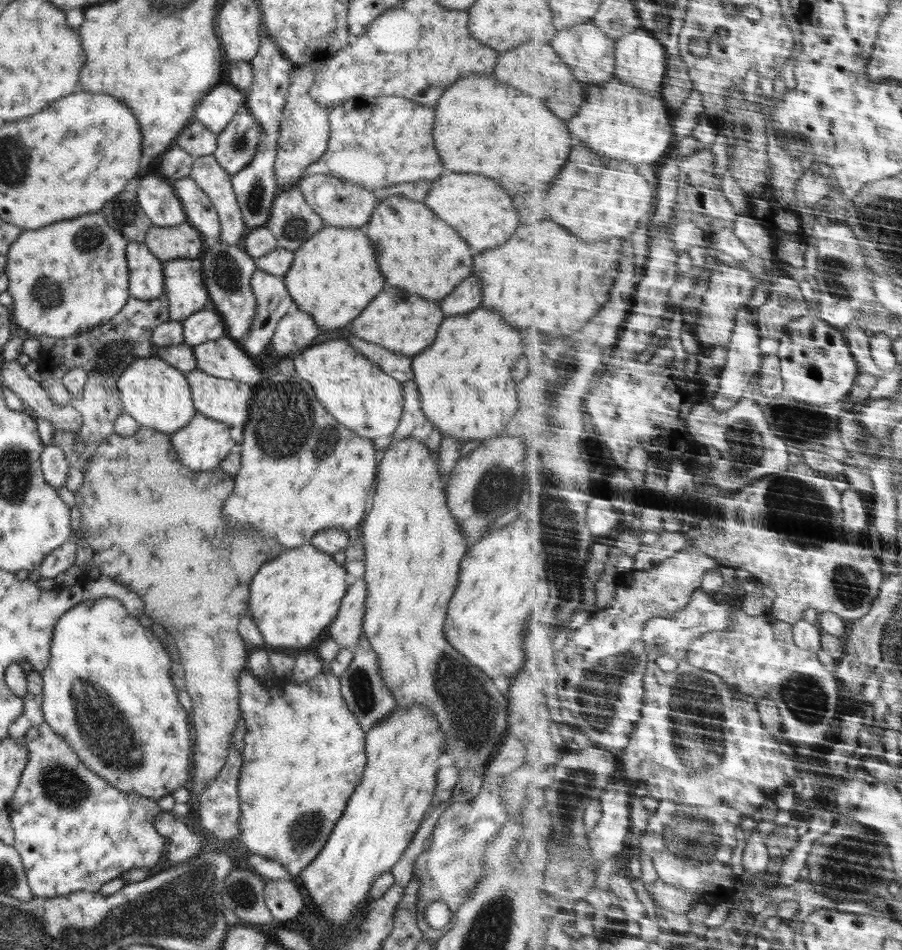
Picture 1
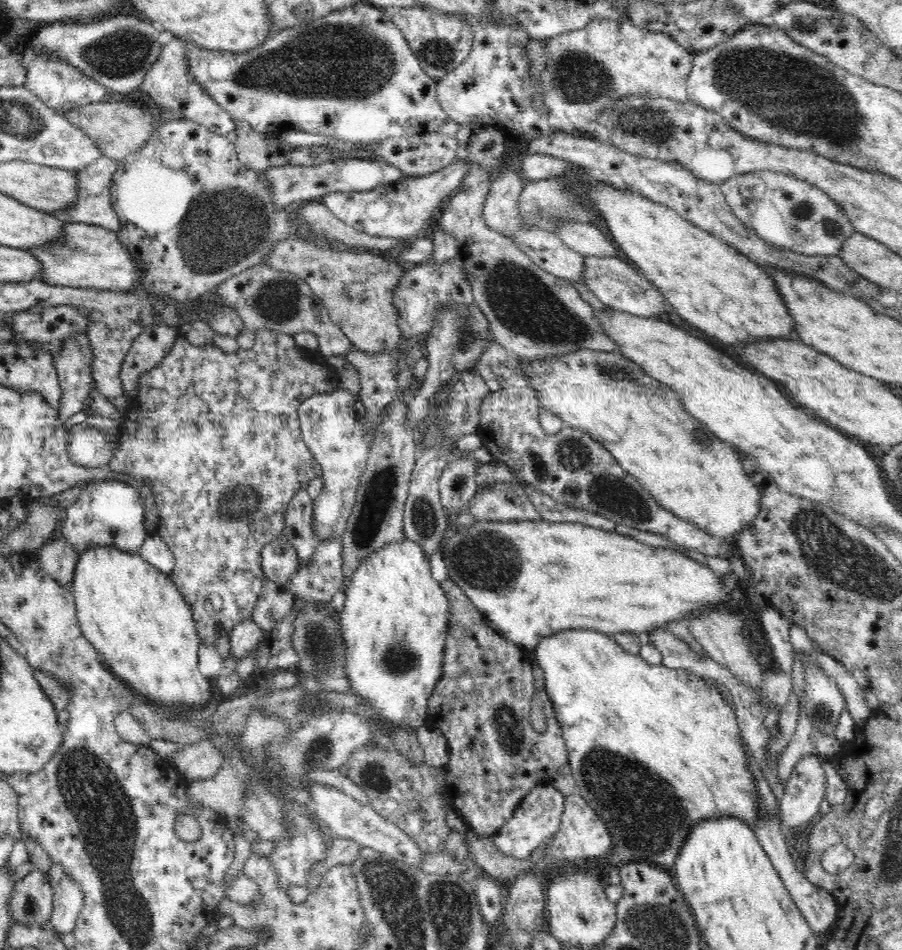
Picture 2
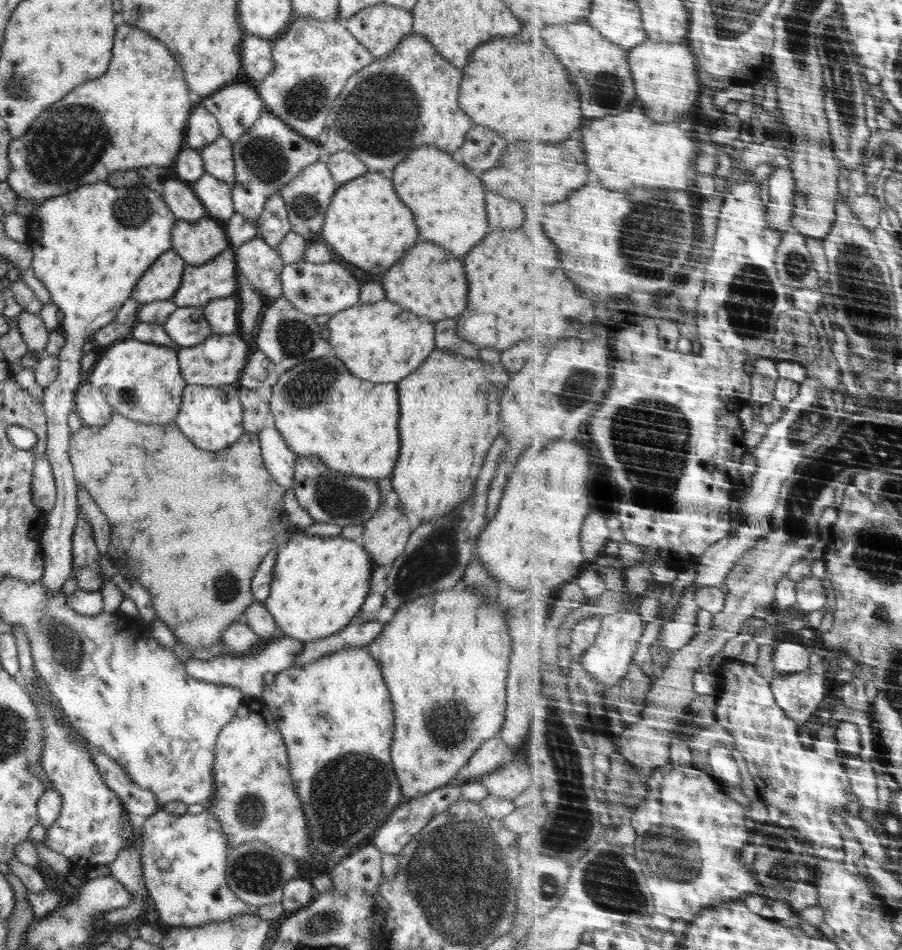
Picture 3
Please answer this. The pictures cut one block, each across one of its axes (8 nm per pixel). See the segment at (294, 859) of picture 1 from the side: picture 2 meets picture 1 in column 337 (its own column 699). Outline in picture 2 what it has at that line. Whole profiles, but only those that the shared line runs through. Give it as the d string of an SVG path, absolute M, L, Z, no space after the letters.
M565 629L540 638L540 642L536 644L535 656L537 667L544 672L544 689L556 711L556 719L568 749L569 766L576 785L578 785L577 792L600 815L600 818L604 819L604 823L612 835L614 847L624 852L624 856L628 860L672 870L676 856L678 856L684 840L688 838L688 832L694 828L694 824L700 820L716 818L716 816L738 816L740 820L754 829L756 822L760 820L758 816L762 816L762 813L758 807L759 796L757 796L754 775L746 764L748 748L737 724L736 711L724 702L720 687L715 686L710 680L705 682L694 672L682 668L673 670L663 665L651 666L639 655L626 653L610 635L588 629Z

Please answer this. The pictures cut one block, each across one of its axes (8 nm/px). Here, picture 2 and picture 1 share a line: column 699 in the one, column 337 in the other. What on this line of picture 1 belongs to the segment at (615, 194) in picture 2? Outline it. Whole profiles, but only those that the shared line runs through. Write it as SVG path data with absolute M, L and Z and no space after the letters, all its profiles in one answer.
M324 224L293 253L292 266L284 277L286 289L294 299L294 307L310 314L320 332L330 332L354 321L384 288L386 280L376 261L375 246L361 228L338 228Z

